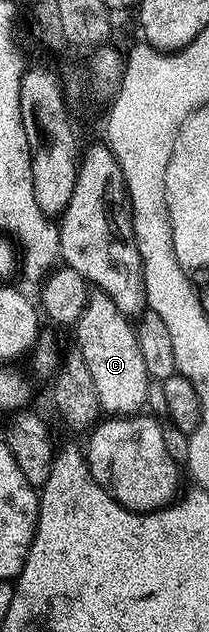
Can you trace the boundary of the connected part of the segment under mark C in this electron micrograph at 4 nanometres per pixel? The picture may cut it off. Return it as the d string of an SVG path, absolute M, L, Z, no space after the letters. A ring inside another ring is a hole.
M102 292L87 296L87 307L81 312L73 327L77 349L85 356L93 384L97 388L100 411L111 416L134 416L147 406L146 392L152 380L145 368L145 356L141 356L141 344L137 344L132 319L122 314L113 300Z

